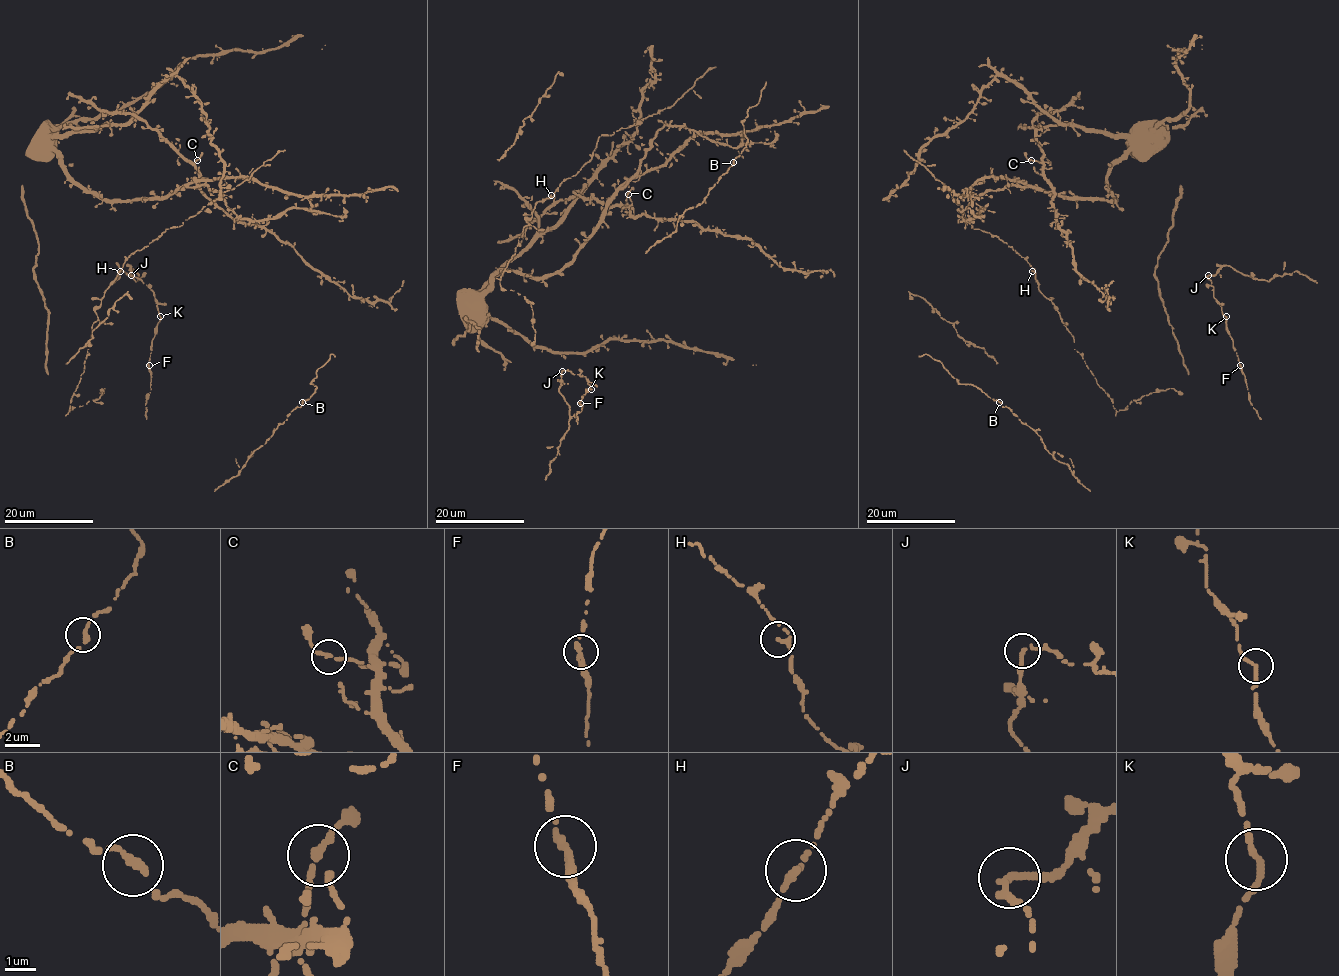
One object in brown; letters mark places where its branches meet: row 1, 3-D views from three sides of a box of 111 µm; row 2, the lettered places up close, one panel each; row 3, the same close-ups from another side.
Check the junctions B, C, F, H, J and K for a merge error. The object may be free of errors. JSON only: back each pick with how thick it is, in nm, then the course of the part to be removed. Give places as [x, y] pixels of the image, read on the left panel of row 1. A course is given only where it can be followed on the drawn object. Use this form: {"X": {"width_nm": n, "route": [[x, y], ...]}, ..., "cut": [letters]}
{"J": {"width_nm": 240, "route": [[131, 275], [127, 265], [139, 275], [137, 280], [122, 271], [114, 283]]}, "cut": ["J"]}

